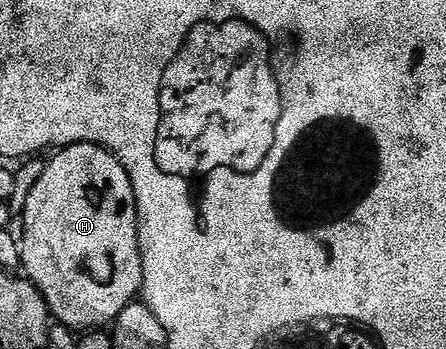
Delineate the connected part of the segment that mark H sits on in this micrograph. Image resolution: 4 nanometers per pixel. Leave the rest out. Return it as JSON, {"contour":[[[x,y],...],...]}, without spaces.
{"contour":[[[76,142],[73,146],[58,149],[50,158],[53,159],[48,159],[45,162],[43,176],[39,176],[35,188],[31,188],[31,196],[27,196],[27,208],[23,215],[25,239],[23,236],[19,242],[21,249],[20,269],[23,271],[24,277],[28,278],[37,287],[37,291],[45,297],[45,302],[49,305],[50,315],[60,325],[68,326],[74,332],[89,332],[94,328],[105,328],[117,319],[119,312],[123,312],[123,308],[130,306],[141,294],[143,260],[139,252],[137,205],[135,204],[135,192],[131,184],[131,176],[127,176],[127,168],[123,168],[123,164],[119,164],[119,160],[112,152],[90,142]]]}

